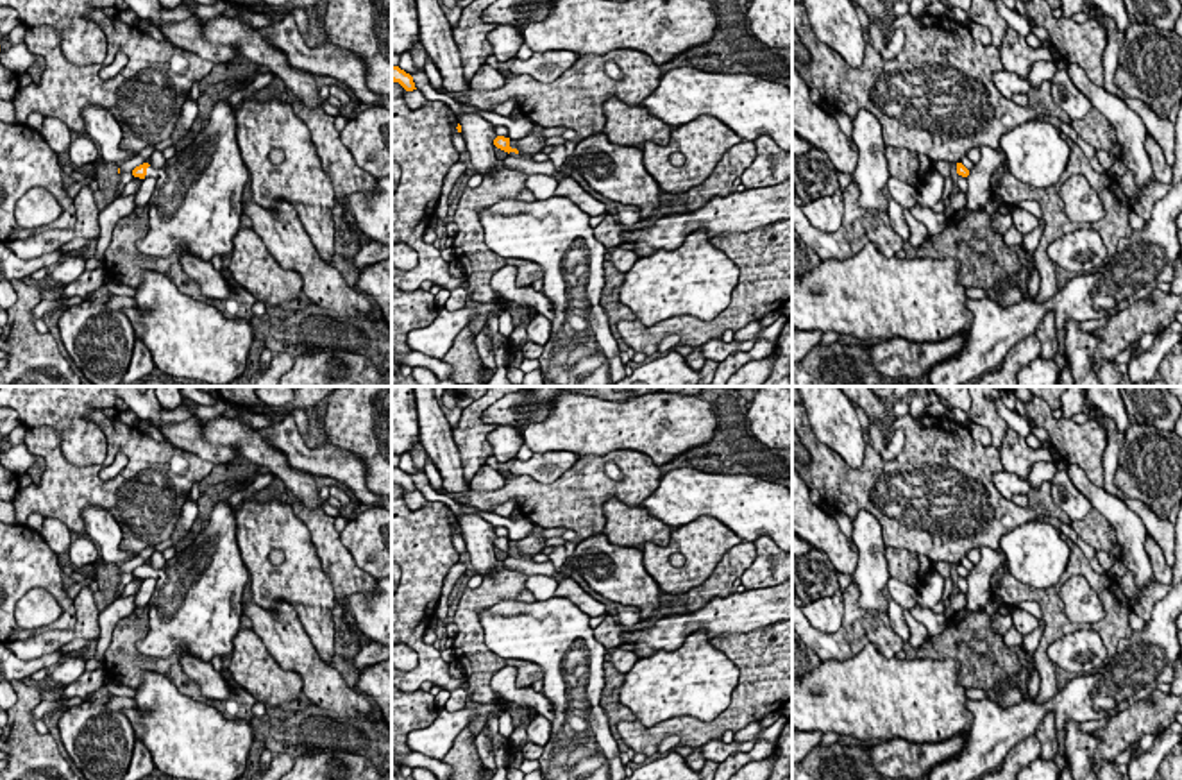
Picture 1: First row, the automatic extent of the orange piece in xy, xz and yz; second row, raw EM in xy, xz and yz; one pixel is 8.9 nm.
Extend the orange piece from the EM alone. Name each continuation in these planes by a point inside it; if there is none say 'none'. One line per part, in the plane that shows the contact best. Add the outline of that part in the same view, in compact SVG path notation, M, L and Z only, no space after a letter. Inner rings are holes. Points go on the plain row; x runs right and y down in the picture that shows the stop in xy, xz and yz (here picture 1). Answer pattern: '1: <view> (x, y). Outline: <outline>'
1: xy (197, 605). Outline: M220 501L188 547L163 569L147 569L145 578L156 580L156 590L148 603L148 635L136 644L139 653L159 660L184 653L209 664L215 657L227 660L250 580L236 528L236 510Z

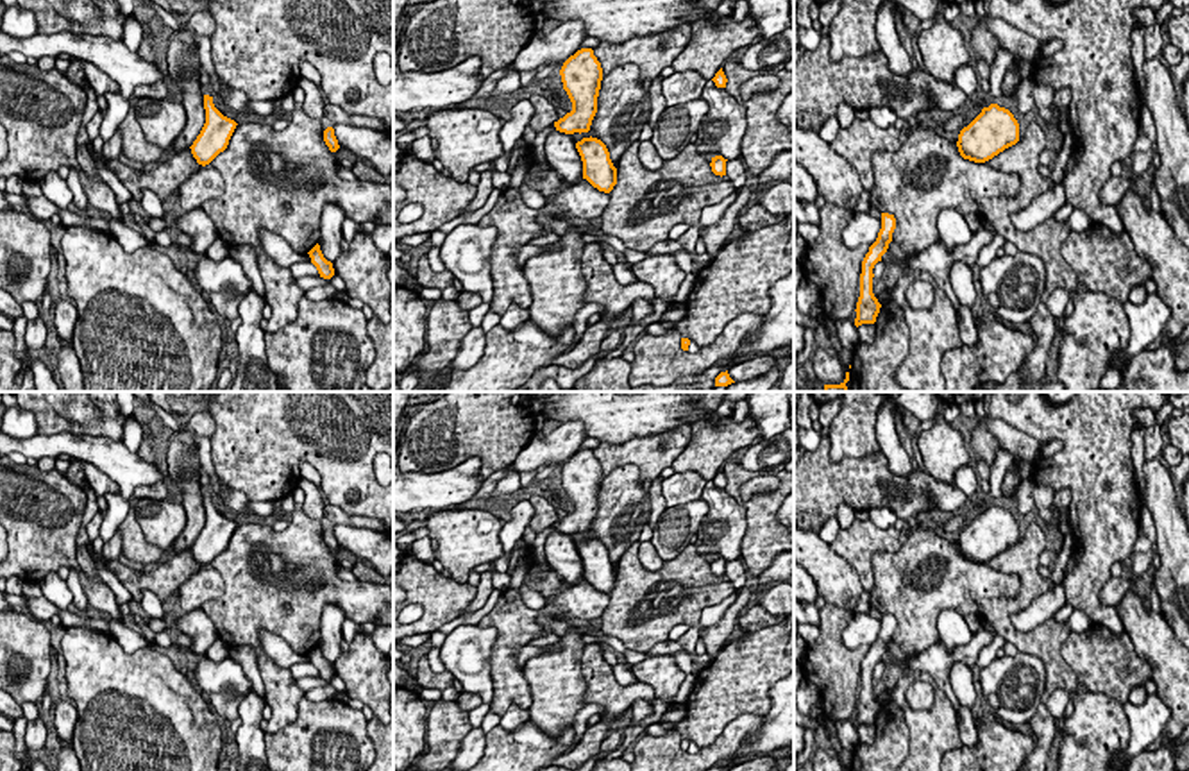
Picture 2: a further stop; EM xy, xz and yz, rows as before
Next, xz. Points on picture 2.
none

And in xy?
1: xy (204, 446). Outline: M198 435L195 436L195 440L198 444L200 465L209 476L209 485L202 488L202 494L215 497L220 492L220 481L218 481L218 474L216 474L213 460L211 460L211 442L207 436L198 436Z

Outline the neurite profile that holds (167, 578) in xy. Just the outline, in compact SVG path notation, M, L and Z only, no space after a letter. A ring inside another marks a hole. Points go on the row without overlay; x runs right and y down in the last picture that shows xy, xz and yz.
M191 549L181 553L168 551L163 563L143 572L122 565L120 560L105 560L105 565L107 571L123 583L136 603L141 603L145 590L154 592L163 603L177 592L191 574L202 569L193 558Z

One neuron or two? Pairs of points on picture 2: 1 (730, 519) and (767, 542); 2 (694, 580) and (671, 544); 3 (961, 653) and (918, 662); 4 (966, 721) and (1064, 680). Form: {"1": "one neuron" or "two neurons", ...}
{"1": "two neurons", "2": "two neurons", "3": "one neuron", "4": "two neurons"}

